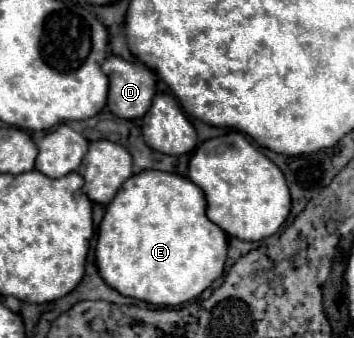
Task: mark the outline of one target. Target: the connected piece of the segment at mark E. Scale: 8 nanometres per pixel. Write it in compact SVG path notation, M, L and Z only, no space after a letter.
M142 171L132 175L108 205L98 227L96 265L108 287L124 297L146 301L158 307L186 303L208 289L222 273L226 261L226 233L208 221L204 213L204 193L188 181L188 177L164 171Z

